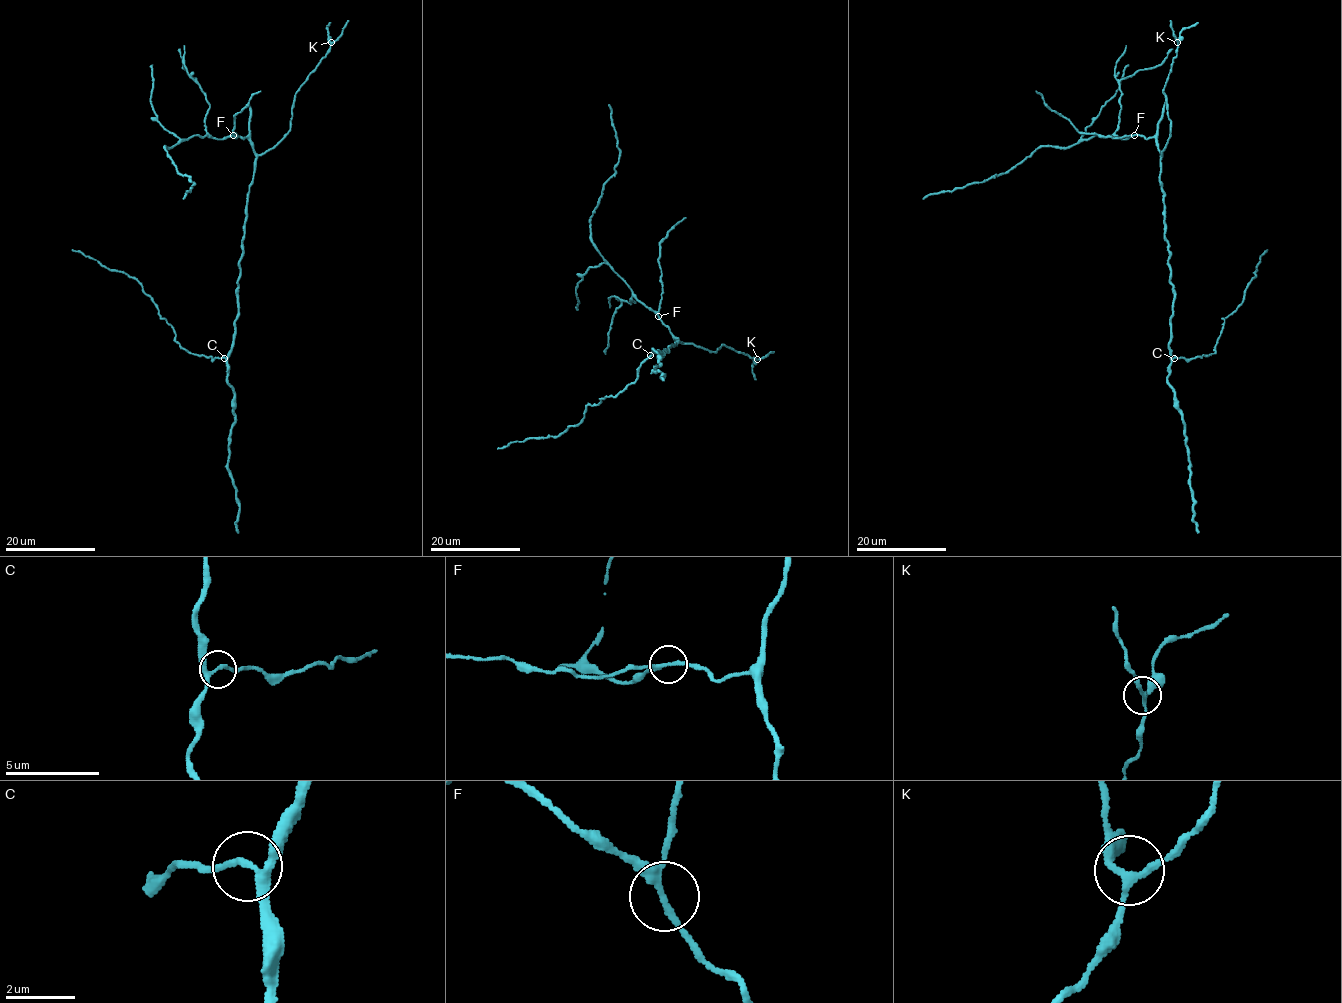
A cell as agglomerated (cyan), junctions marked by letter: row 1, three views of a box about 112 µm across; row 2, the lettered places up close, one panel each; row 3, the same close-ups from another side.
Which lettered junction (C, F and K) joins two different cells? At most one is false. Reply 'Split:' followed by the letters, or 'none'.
Split: none

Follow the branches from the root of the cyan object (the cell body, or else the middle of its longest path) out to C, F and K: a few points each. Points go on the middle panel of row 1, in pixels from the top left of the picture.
C: (671, 346), (663, 355), (658, 351), (650, 355)
F: (671, 346), (682, 342), (658, 316)
K: (671, 346), (677, 342), (692, 343), (716, 352), (725, 345), (757, 359)

